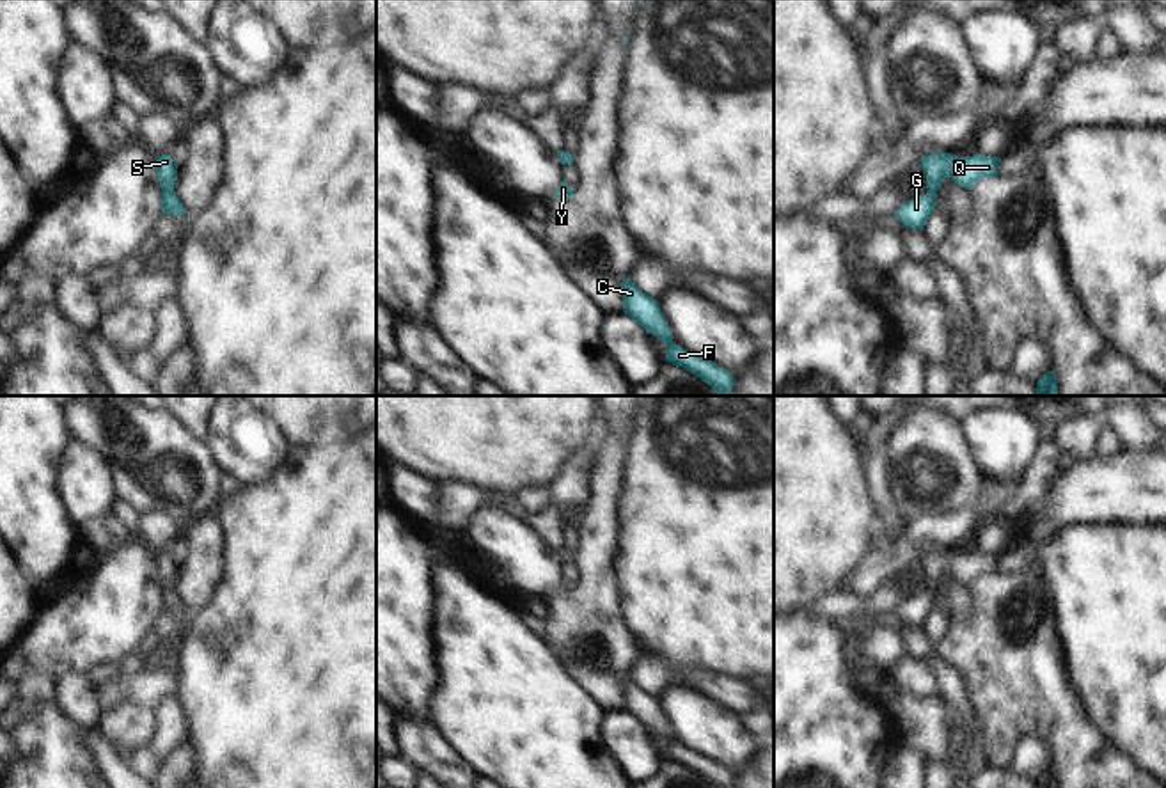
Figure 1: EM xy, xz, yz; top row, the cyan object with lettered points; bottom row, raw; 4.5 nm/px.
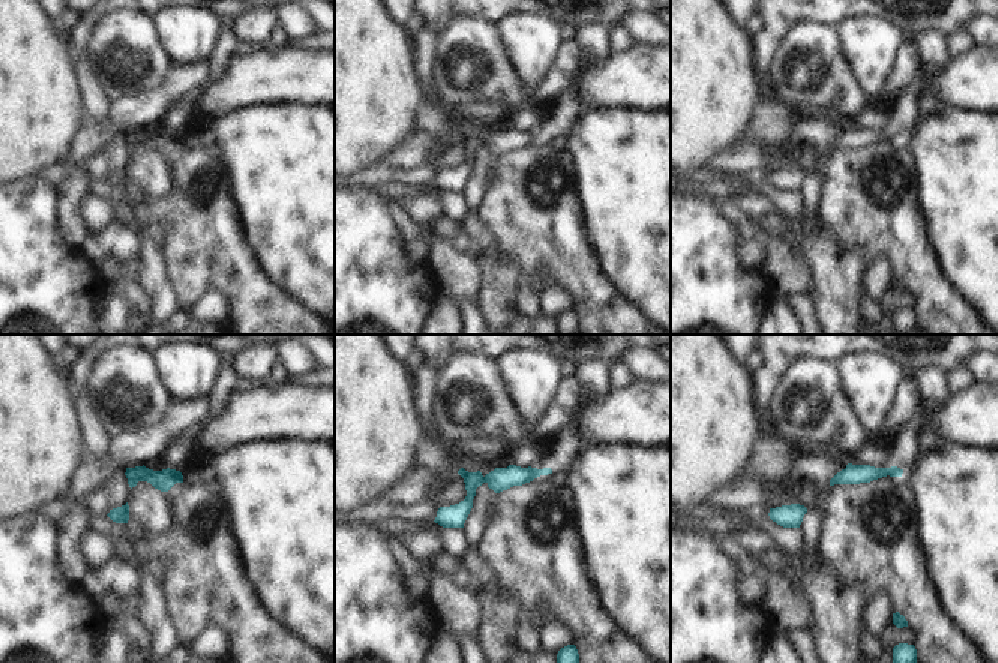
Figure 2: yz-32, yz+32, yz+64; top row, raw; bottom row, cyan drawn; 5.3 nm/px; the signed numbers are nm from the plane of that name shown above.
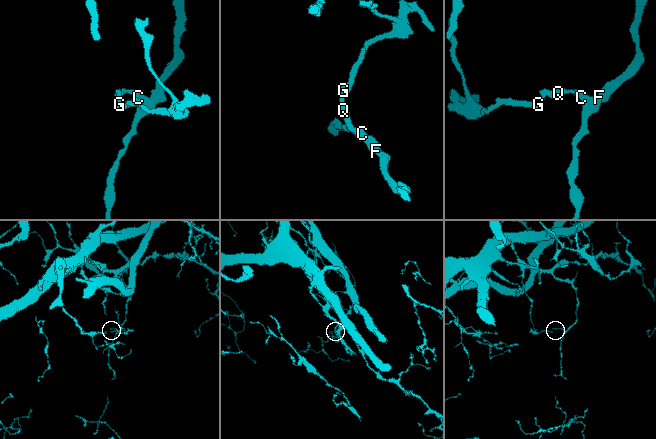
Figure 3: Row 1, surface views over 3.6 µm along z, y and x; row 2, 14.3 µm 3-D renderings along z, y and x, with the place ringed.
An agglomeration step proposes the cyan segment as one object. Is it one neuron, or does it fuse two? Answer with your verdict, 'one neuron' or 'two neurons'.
one neuron

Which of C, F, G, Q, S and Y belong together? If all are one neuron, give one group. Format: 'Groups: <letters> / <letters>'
Groups: C F G Q S Y.

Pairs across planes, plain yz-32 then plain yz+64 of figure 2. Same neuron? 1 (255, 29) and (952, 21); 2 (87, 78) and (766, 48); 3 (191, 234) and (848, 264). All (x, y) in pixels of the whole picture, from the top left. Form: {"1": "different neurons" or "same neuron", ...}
{"1": "different neurons", "2": "same neuron", "3": "different neurons"}

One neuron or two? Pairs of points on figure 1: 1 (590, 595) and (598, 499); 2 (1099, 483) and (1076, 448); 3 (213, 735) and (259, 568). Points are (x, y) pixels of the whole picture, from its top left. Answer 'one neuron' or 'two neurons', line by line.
1: one neuron
2: two neurons
3: one neuron

